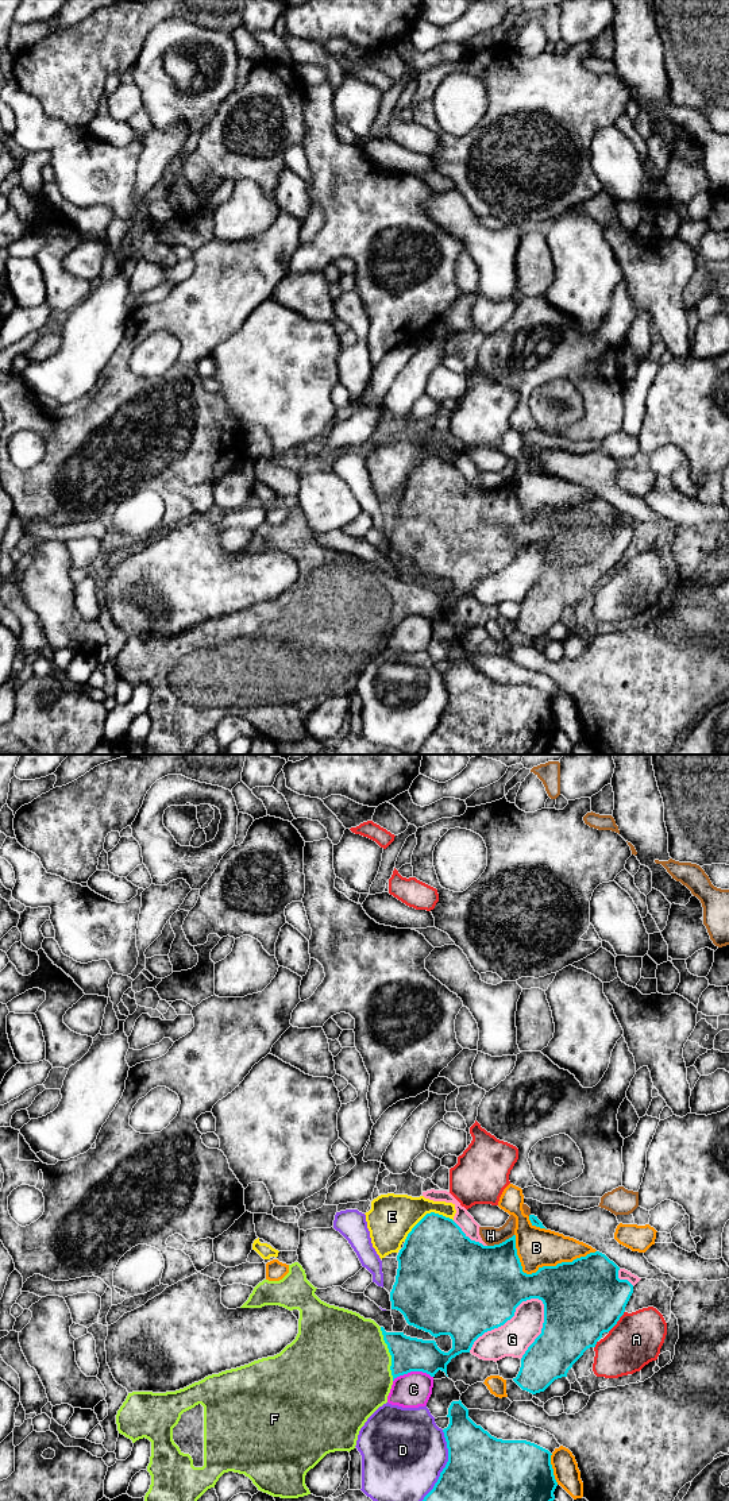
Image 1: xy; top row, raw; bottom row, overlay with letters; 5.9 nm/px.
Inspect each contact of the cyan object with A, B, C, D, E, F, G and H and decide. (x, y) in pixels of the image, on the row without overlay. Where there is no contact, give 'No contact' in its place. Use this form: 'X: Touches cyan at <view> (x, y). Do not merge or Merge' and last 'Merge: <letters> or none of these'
A: Touches cyan at xy (617, 564). Do not merge
B: Touches cyan at xy (542, 512). Do not merge
C: Touches cyan at xy (412, 614). Do not merge
D: Touches cyan at xy (443, 714). Do not merge
E: Touches cyan at xy (425, 459). Do not merge
F: Touches cyan at xy (390, 598). Merge
G: Touches cyan at xy (505, 566). Do not merge
H: Touches cyan at xy (500, 487). Do not merge
Merge: F

